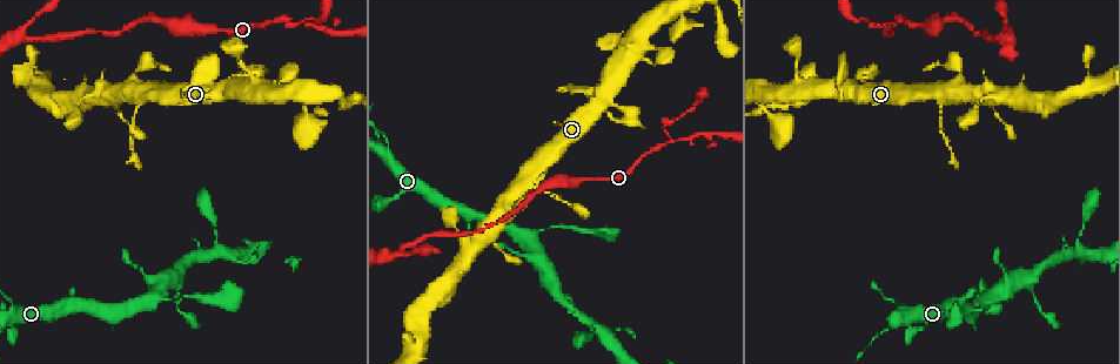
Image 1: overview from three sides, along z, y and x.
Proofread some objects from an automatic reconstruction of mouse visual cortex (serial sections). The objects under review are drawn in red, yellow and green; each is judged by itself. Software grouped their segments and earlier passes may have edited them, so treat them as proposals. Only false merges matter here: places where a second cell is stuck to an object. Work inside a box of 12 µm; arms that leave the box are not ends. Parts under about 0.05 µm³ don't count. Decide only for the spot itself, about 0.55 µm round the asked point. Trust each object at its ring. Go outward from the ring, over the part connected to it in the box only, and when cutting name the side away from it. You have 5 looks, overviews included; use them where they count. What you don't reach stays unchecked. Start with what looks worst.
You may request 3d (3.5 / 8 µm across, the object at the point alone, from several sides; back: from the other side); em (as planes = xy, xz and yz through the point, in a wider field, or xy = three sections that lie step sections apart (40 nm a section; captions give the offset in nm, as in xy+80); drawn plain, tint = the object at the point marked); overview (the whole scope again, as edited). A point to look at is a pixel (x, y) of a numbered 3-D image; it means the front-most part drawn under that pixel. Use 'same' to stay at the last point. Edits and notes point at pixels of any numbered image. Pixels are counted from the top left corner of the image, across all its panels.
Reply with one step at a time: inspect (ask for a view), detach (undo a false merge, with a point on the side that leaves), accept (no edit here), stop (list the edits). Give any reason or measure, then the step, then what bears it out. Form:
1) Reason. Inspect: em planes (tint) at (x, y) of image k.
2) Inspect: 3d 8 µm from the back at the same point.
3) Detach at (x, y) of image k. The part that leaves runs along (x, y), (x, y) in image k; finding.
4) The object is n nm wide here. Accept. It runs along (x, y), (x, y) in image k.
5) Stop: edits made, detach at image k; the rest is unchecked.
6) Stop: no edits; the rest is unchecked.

Two arms in line, one across. Inspect: 3d 3.5 µm from the back at (891, 21) of image 1.

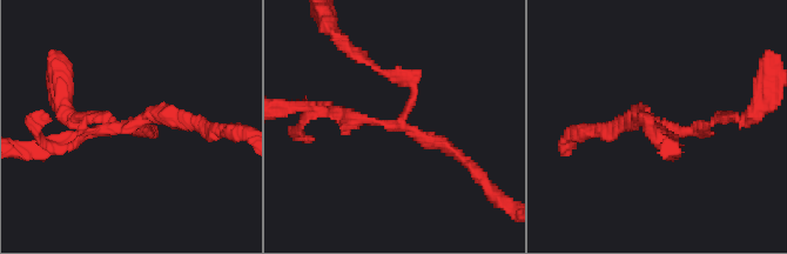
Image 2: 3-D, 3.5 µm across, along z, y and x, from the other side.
3 arms meet here; the arms are 150, 150, 150 nm wide; now the EM. Inspect: em xy step 1 (tint) at (143, 125) of image 2.

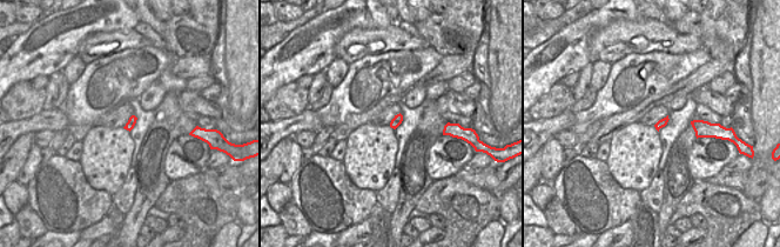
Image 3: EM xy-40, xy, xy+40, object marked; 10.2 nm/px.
Accept. It runs along (470, 167), (405, 125), (333, 112) in image 2; all the same cell.

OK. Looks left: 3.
Thin arm on a thick one. Inspect: 3d 3.5 µm from the back at (400, 254) of image 1.

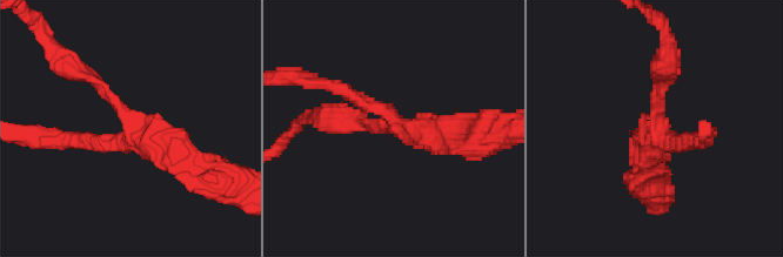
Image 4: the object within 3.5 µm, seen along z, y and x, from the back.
3 arms meet here; the arms are 150, 200, 400 nm wide. Inspect: em xy step 5 (tint) at (658, 138) of image 4.

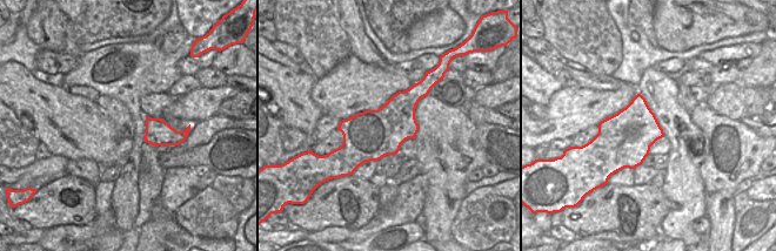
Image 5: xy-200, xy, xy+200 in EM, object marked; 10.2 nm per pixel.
The object is 500 nm wide here. Accept. It runs along (328, 83), (405, 129), (462, 141) in image 4; one cell here.

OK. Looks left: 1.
Stop: no edits; the rest is unchecked.

